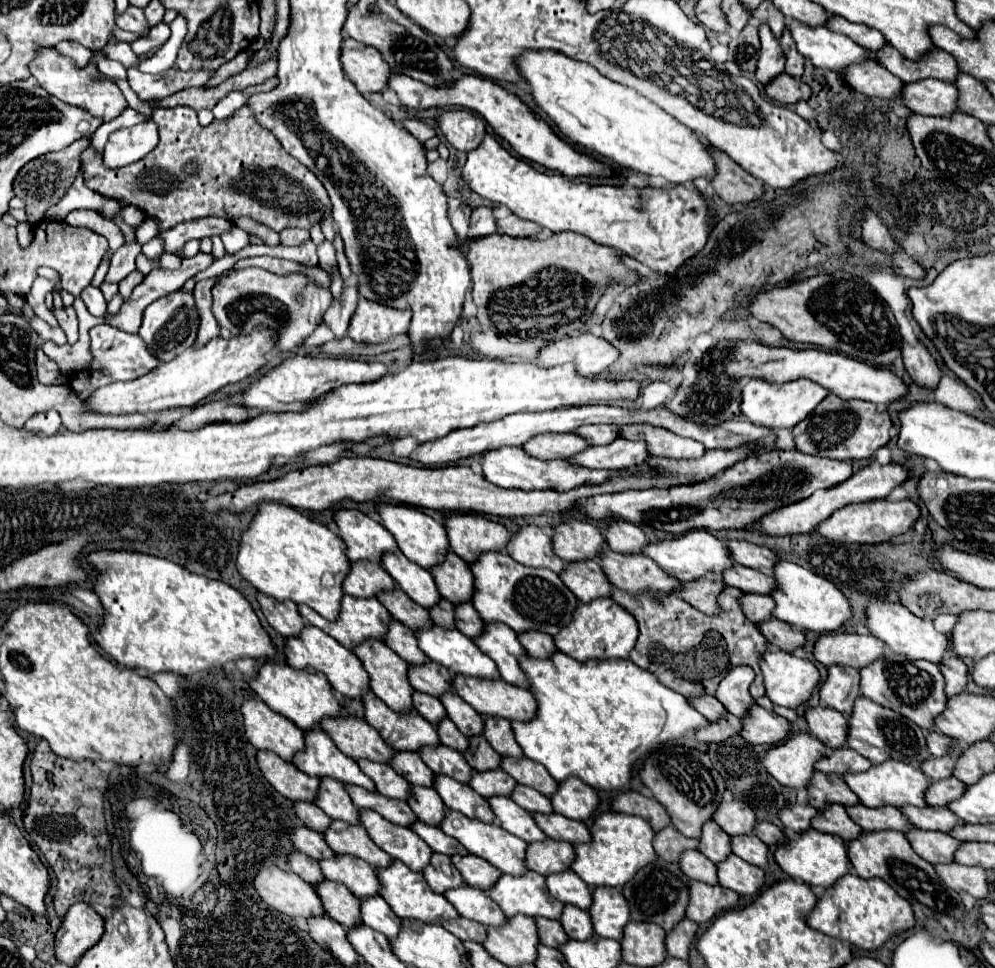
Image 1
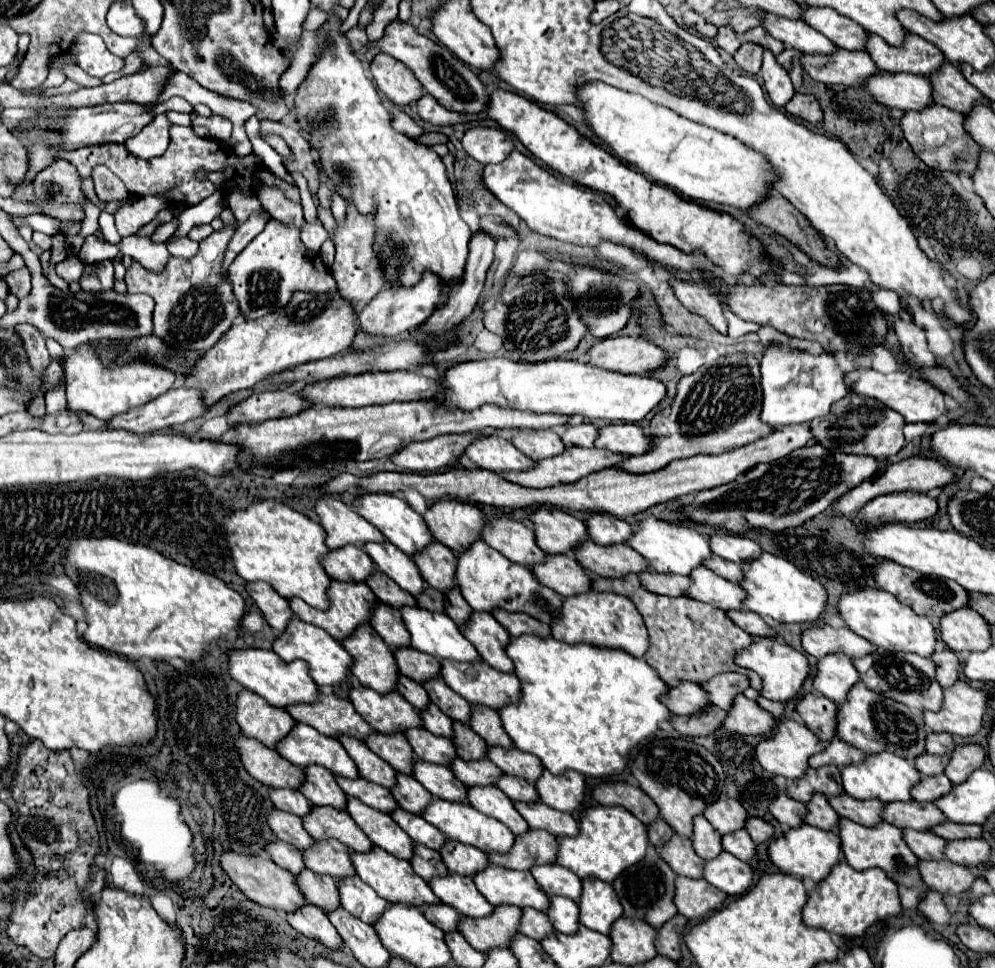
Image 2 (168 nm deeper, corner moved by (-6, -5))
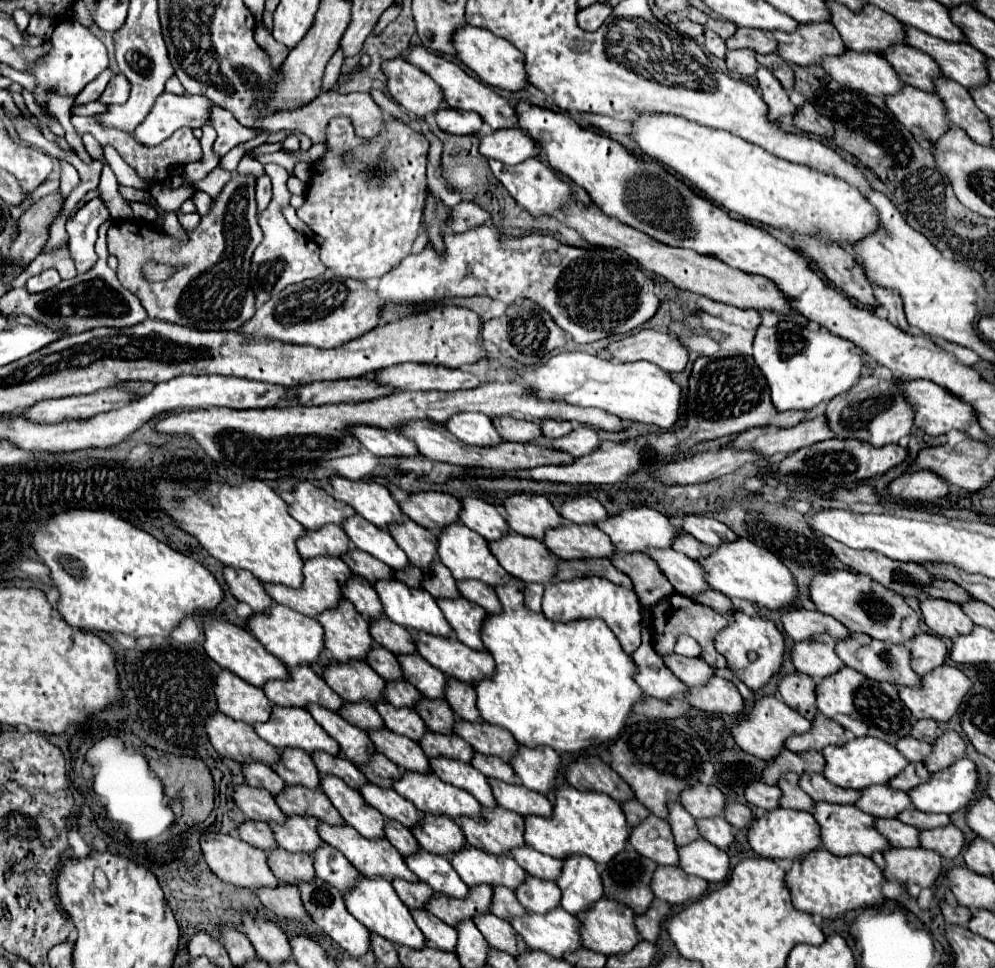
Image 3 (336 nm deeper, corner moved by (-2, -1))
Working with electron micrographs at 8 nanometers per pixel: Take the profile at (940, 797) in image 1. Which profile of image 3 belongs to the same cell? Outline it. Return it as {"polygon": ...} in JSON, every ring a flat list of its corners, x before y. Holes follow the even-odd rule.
{"polygon":[[908,763,906,769,904,769,904,773,898,773,896,777,892,777,892,781,888,785,894,787,894,789,908,791,908,789,912,789,912,787,916,787,916,785,928,781,928,779,930,779,930,773,924,769,922,763,920,765]]}

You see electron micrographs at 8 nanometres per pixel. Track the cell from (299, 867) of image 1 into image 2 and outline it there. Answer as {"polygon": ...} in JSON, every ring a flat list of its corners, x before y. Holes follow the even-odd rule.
{"polygon":[[284,841,270,843,270,845,268,845,268,853,272,855,272,861,274,861,276,865,284,867,286,871,290,871,290,873,294,873,294,875,298,875,298,873,302,873,302,871,306,869,302,853,300,853,296,847,292,847,292,845,284,843]]}

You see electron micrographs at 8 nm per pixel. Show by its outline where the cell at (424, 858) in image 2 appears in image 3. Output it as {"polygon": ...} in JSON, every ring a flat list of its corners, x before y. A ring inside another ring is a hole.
{"polygon":[[386,819,386,839,388,839,402,855,408,855,408,853,416,853,416,851,418,851,418,841,416,841,414,835,412,835,404,825,400,825,398,821]]}

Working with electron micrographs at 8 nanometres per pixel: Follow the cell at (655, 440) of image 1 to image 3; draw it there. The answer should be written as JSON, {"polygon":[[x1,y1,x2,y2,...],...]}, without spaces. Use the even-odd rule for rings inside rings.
{"polygon":[[578,425,566,437,548,439,548,437,540,435,538,439,532,439,530,443,540,445,540,447,546,447,546,449,560,449,560,451,572,453,572,457,582,457,582,455,588,455,588,453,596,451,596,447,600,445,600,439,598,439,598,435,596,435,594,429,584,427,584,425]]}

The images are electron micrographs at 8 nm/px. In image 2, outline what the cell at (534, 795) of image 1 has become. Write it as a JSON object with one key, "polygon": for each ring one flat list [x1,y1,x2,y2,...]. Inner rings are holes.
{"polygon":[[504,775,498,783,496,783,512,801,522,801,522,803,536,803,540,801,540,795,536,793,536,787,520,777,510,777]]}

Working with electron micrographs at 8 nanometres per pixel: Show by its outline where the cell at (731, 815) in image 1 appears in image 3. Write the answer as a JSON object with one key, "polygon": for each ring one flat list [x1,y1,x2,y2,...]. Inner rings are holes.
{"polygon":[[696,783,690,785,690,789,684,789,684,793,680,793,680,803,694,819,702,819,720,815,724,811,726,799,718,787]]}

